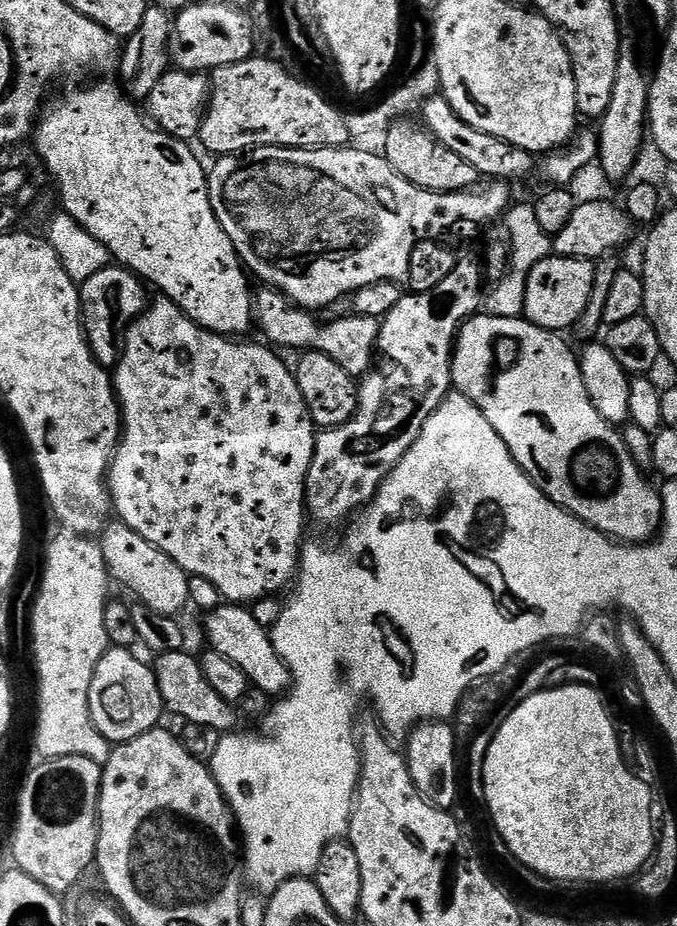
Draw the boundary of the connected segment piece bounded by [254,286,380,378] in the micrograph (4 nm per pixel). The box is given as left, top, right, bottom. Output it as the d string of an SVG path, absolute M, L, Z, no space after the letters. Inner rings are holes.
M264 286L261 289L254 296L254 324L258 332L260 328L261 334L265 336L263 339L269 345L277 349L300 348L299 350L321 352L334 358L334 362L338 362L338 366L342 366L342 370L354 378L363 377L373 367L372 355L375 357L378 352L380 321L347 314L341 320L332 320L329 324L316 324L312 317L315 315L311 311L293 306L288 297L275 288Z

